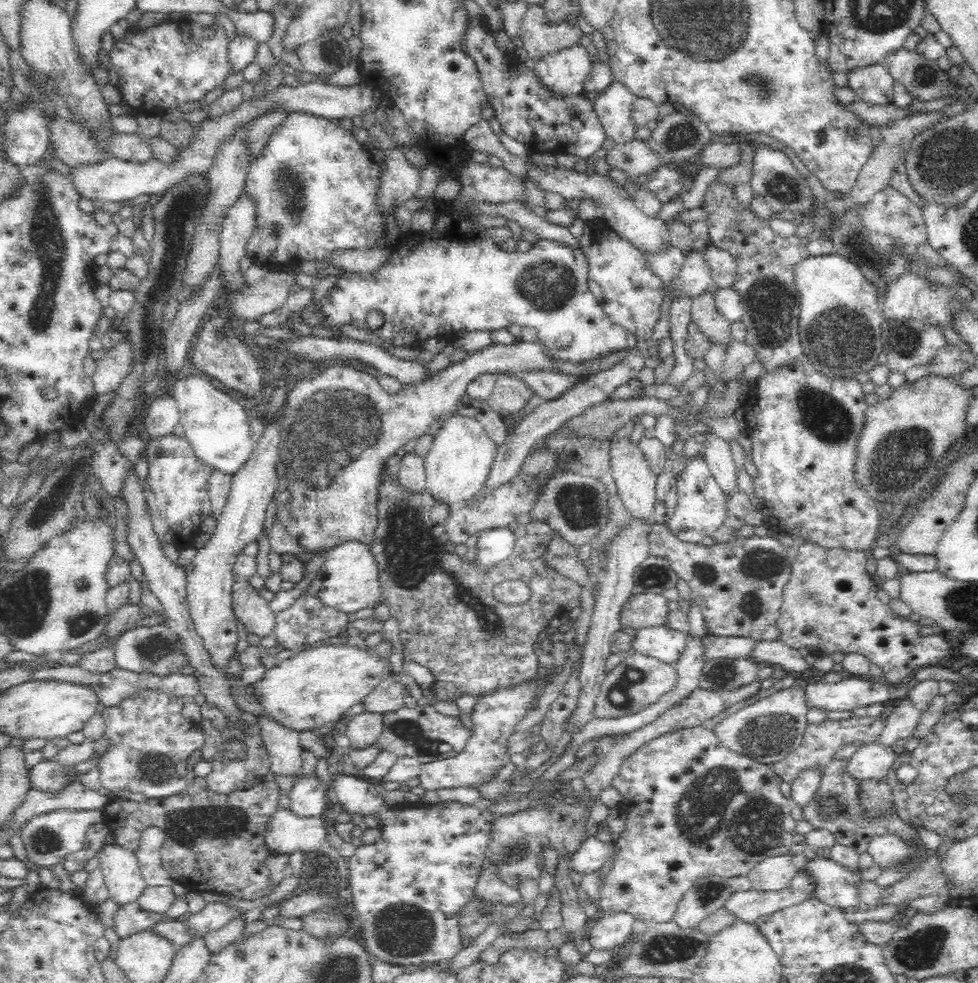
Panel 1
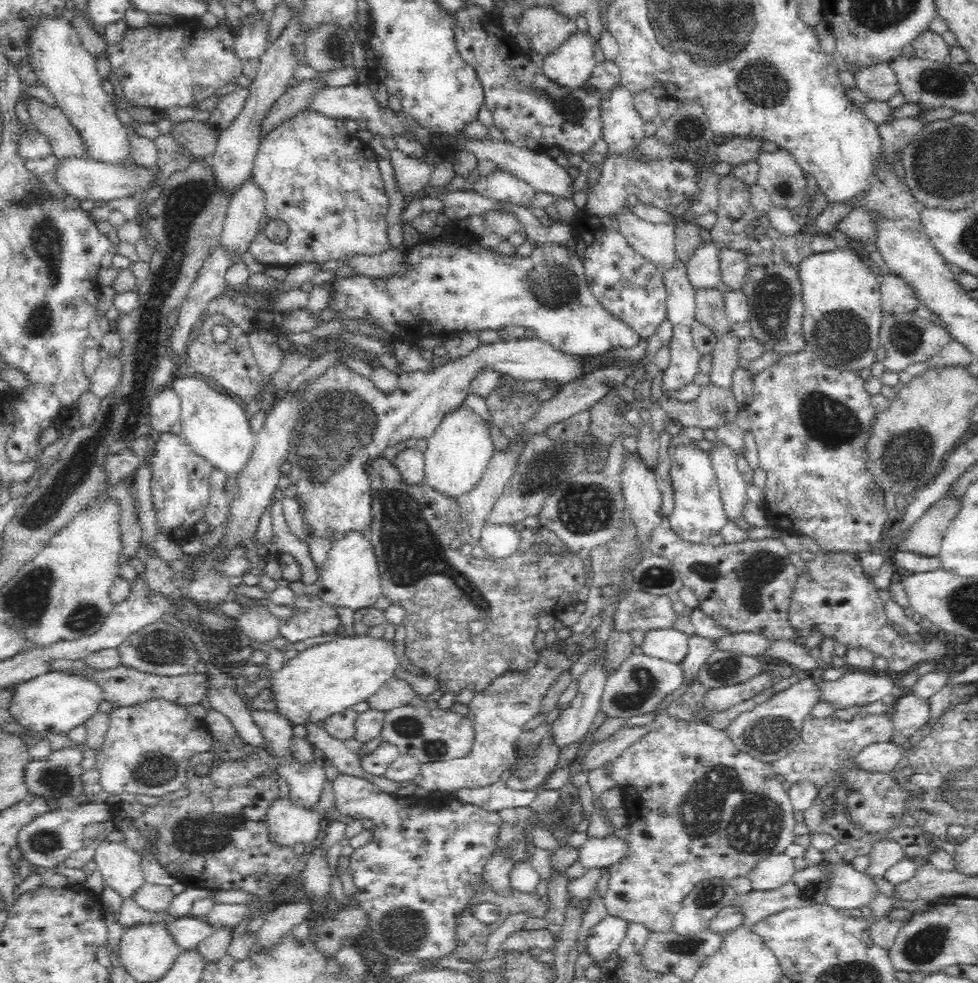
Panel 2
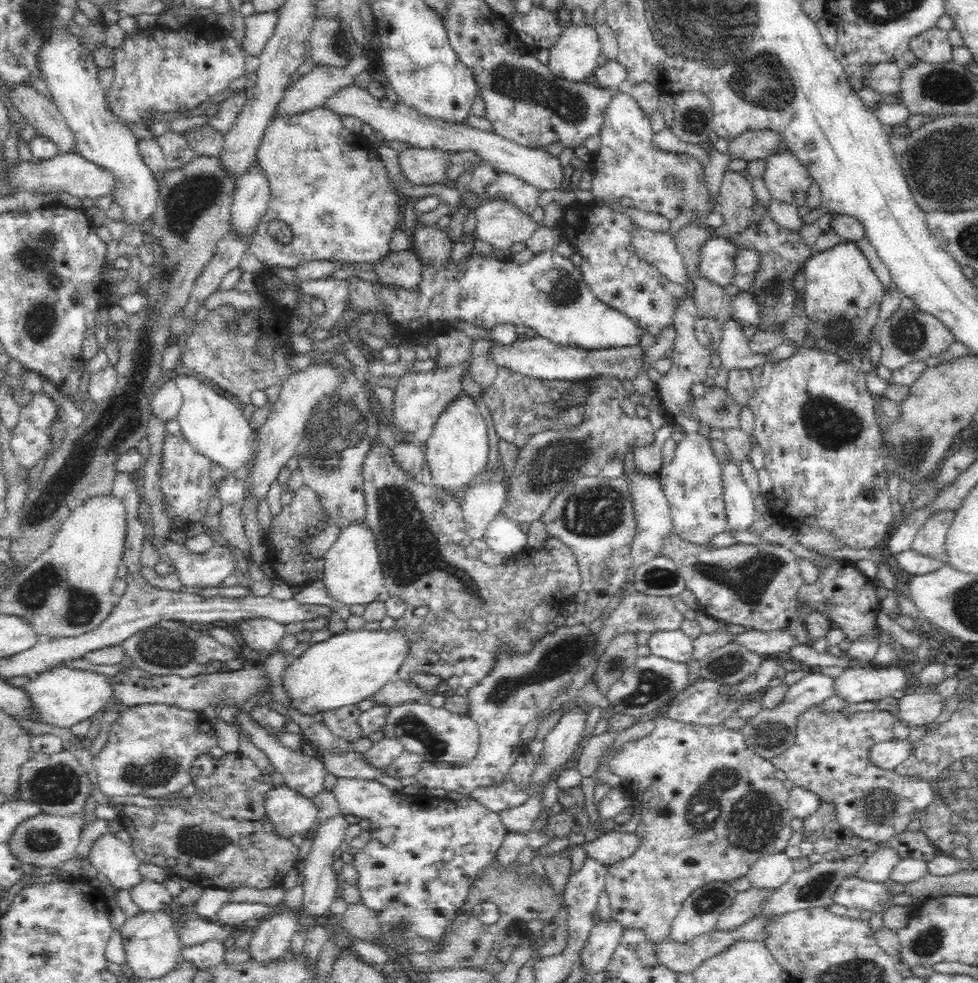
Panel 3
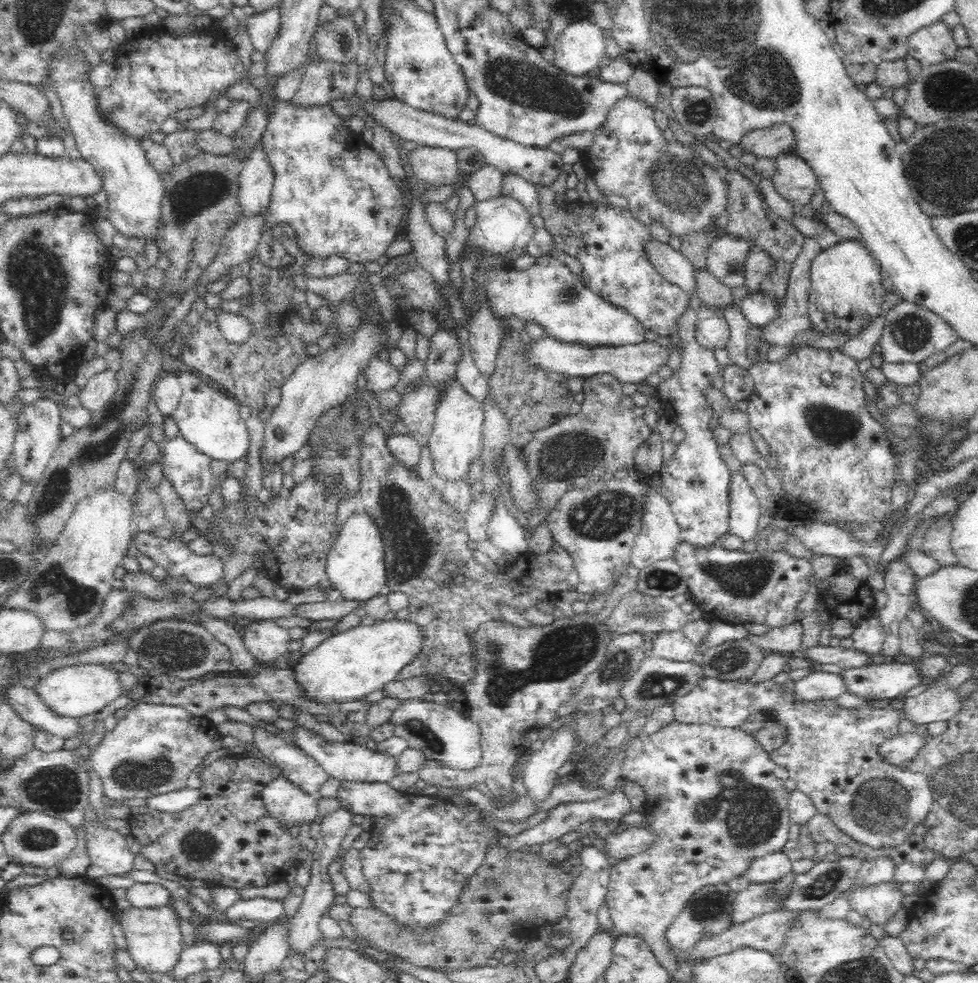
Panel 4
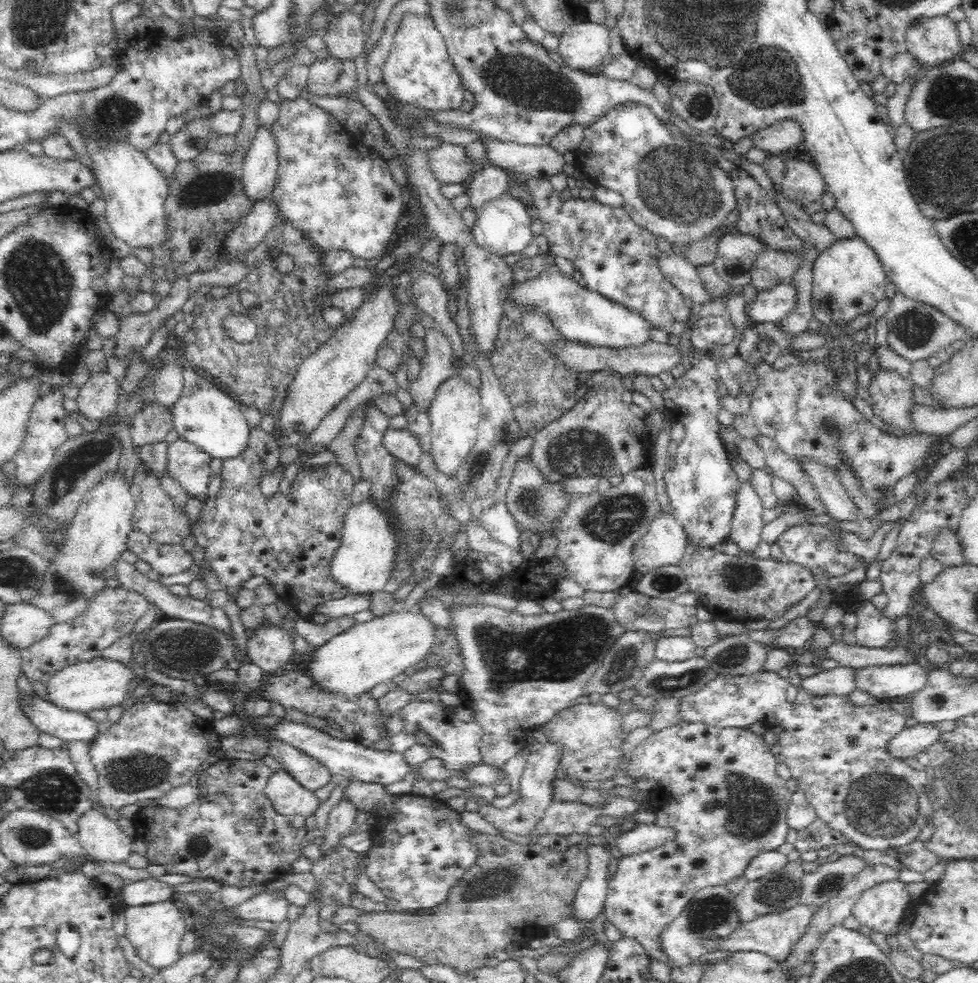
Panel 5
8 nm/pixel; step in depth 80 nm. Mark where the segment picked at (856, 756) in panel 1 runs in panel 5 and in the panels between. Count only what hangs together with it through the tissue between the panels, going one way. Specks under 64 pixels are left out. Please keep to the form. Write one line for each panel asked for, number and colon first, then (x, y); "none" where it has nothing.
2: (882, 757)
3: (886, 755)
4: (895, 750)
5: (910, 741)

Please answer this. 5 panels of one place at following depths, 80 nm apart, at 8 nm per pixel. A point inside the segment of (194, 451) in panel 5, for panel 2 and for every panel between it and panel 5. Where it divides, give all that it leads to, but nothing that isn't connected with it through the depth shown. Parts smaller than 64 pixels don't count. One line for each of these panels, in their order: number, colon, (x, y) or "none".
2: (180, 492)
3: (185, 476)
4: (189, 472)

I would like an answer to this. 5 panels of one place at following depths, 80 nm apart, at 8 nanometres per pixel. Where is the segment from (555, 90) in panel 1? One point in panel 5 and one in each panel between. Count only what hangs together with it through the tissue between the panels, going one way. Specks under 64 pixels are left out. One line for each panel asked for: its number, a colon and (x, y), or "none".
2: (570, 66)
3: (573, 58)
4: (578, 49)
5: (582, 46)

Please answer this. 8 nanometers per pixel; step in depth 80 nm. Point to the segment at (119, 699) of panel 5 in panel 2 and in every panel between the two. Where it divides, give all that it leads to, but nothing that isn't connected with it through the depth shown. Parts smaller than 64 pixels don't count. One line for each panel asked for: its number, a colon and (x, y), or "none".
2: (56, 702)
3: (60, 697)
4: (72, 692)

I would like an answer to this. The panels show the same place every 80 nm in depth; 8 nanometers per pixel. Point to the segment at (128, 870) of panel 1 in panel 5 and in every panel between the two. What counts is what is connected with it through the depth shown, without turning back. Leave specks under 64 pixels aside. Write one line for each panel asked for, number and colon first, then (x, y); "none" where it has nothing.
2: (120, 867)
3: (110, 856)
4: (107, 849)
5: (101, 838)

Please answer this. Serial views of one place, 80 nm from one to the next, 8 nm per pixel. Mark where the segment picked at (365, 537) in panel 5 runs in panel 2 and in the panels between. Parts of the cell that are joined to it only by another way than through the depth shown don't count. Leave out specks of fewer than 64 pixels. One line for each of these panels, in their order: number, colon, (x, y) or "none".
2: (349, 578)
3: (352, 574)
4: (354, 566)

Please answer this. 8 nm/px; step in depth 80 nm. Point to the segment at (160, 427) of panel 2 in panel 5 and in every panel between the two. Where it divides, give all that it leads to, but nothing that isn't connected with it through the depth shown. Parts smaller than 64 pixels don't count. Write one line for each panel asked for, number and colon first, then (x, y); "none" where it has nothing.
3: (165, 404)
4: (167, 392)
5: (167, 383)

